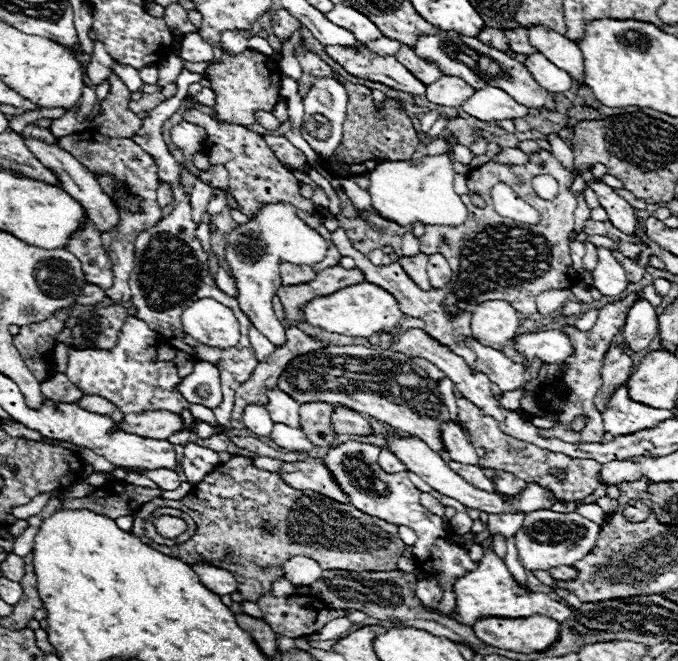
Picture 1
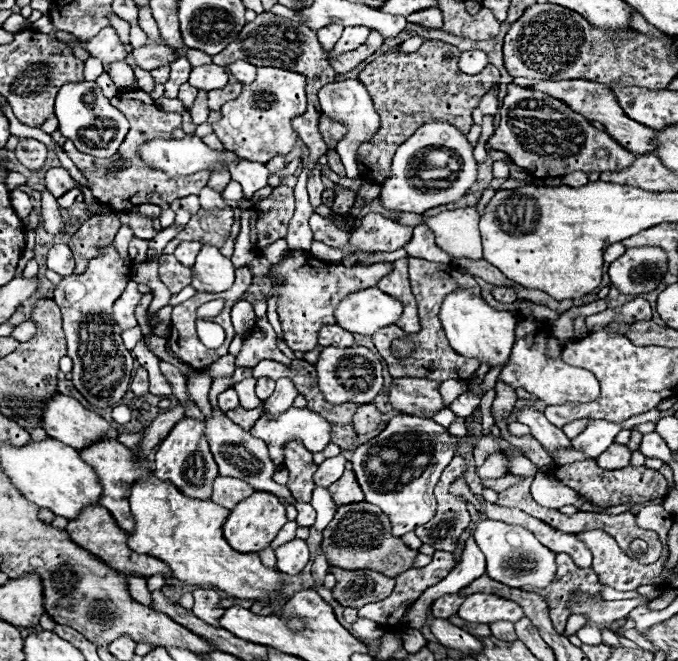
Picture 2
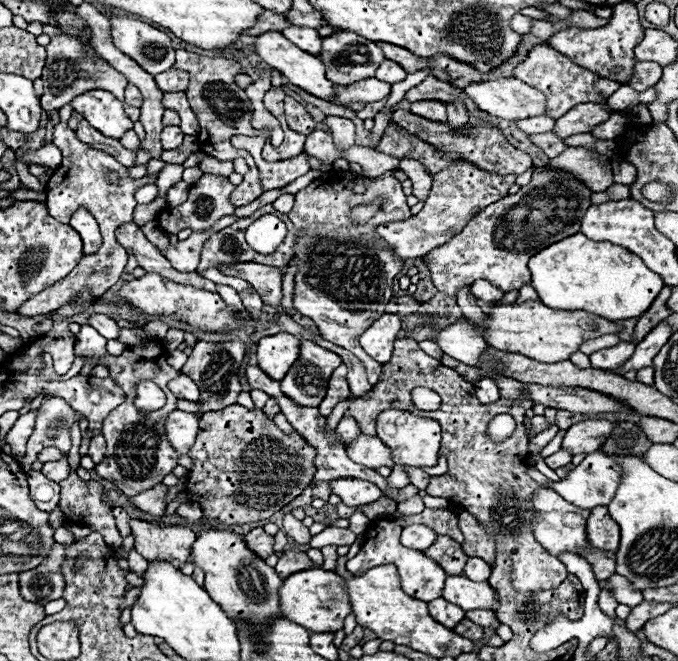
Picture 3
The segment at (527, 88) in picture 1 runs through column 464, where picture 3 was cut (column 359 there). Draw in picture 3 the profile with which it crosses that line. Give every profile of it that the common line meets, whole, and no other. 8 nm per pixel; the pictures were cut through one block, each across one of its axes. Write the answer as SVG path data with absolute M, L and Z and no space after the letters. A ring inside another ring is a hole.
M348 30L322 38L322 54L318 58L326 64L326 78L342 86L374 78L378 64L386 60L374 42Z

